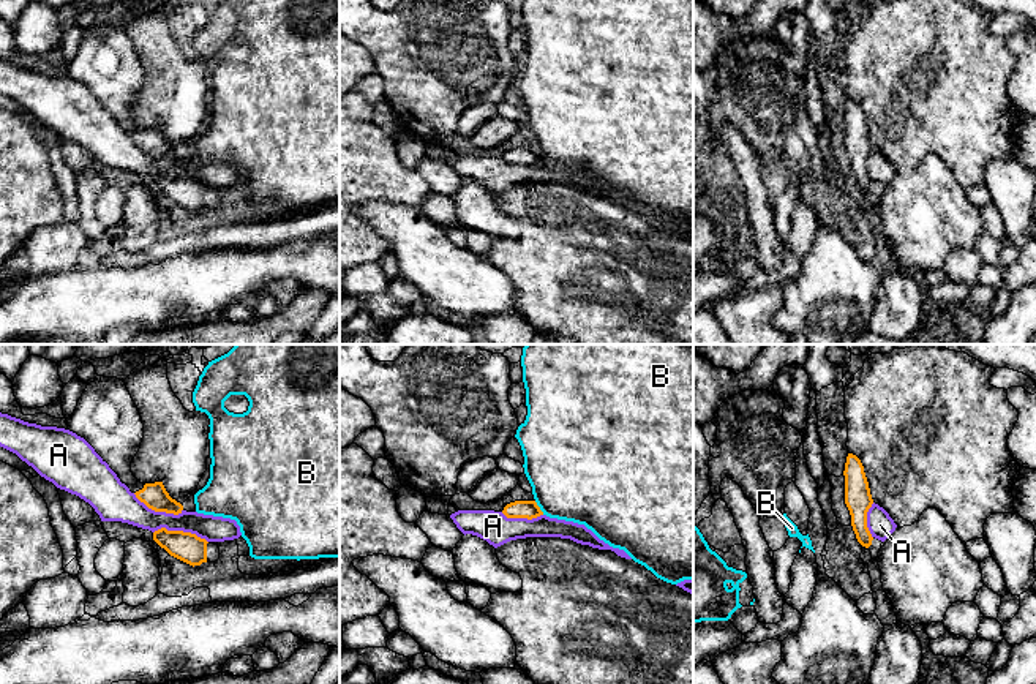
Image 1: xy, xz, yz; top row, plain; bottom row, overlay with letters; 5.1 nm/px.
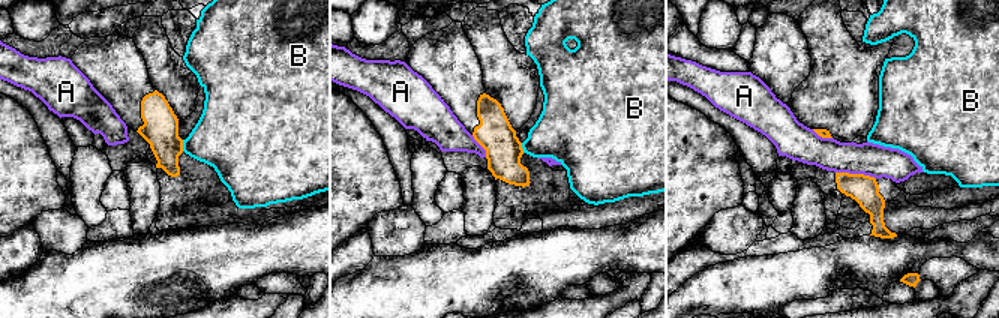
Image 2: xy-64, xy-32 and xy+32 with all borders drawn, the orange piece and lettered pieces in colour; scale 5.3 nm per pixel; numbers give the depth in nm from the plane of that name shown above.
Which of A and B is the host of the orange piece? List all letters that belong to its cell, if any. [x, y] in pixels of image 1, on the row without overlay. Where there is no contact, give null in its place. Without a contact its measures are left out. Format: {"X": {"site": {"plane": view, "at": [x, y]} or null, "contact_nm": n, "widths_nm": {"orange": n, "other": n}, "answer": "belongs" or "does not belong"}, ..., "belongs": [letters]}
{"A": {"site": {"plane": "xy", "at": [180, 177]}, "contact_nm": 280, "widths_nm": {"orange": 150, "other": 130}, "answer": "does not belong"}, "B": {"site": {"plane": "xz", "at": [539, 154]}, "contact_nm": 90, "widths_nm": {"orange": 100, "other": 460}, "answer": "does not belong"}, "belongs": []}

